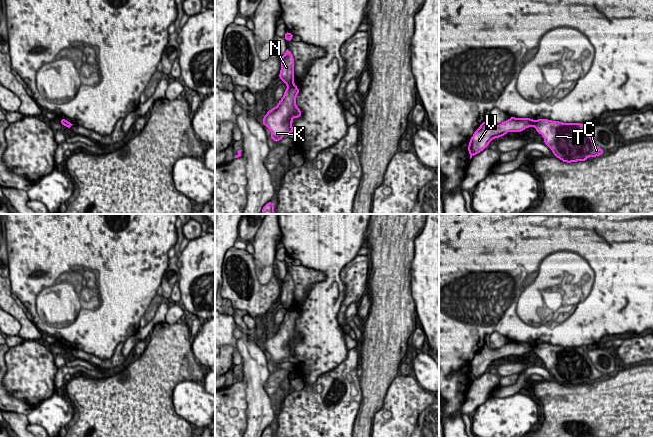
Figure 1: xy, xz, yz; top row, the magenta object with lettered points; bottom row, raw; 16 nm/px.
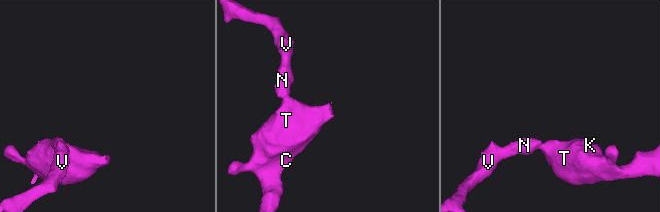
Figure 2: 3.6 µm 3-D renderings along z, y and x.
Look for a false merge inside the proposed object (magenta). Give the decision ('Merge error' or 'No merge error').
Merge error

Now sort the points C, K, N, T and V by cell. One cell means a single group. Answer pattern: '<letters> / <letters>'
C K T / N V

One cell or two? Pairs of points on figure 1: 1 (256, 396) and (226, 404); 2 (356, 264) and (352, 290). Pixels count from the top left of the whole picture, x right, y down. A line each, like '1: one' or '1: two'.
1: two
2: one

